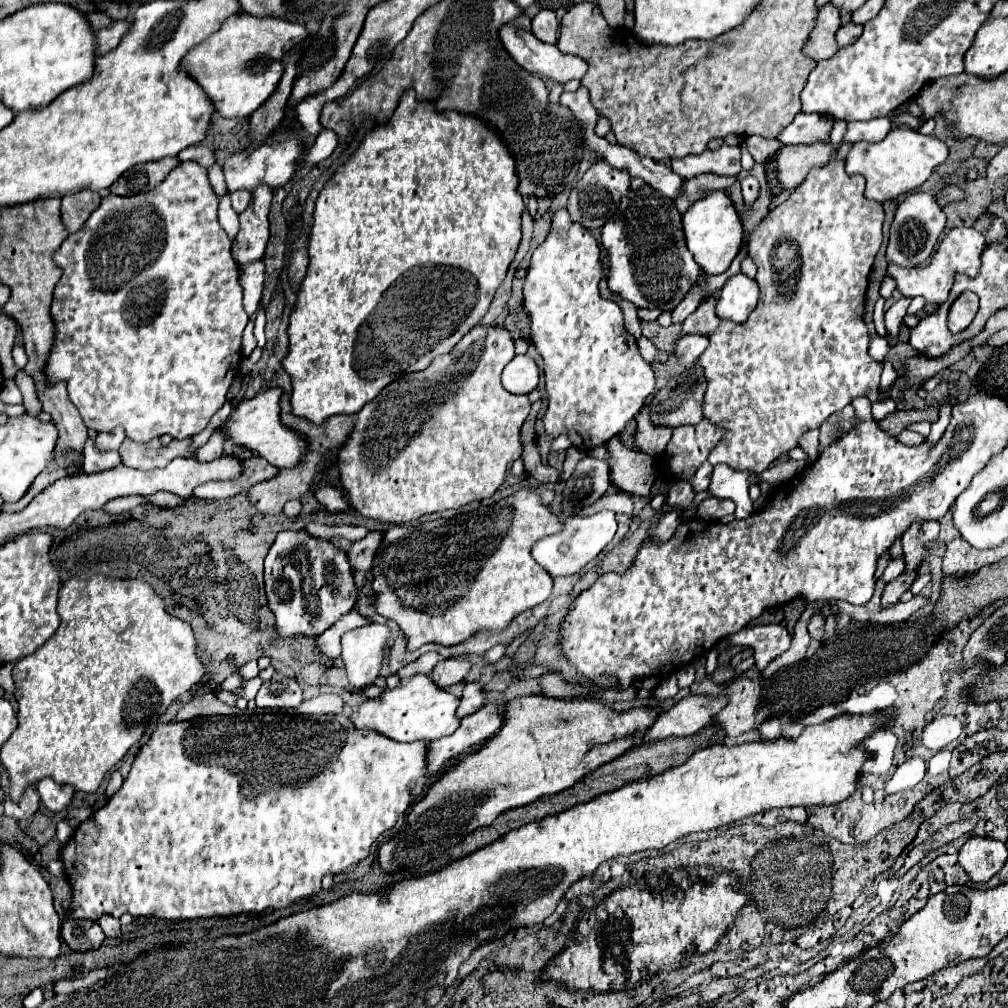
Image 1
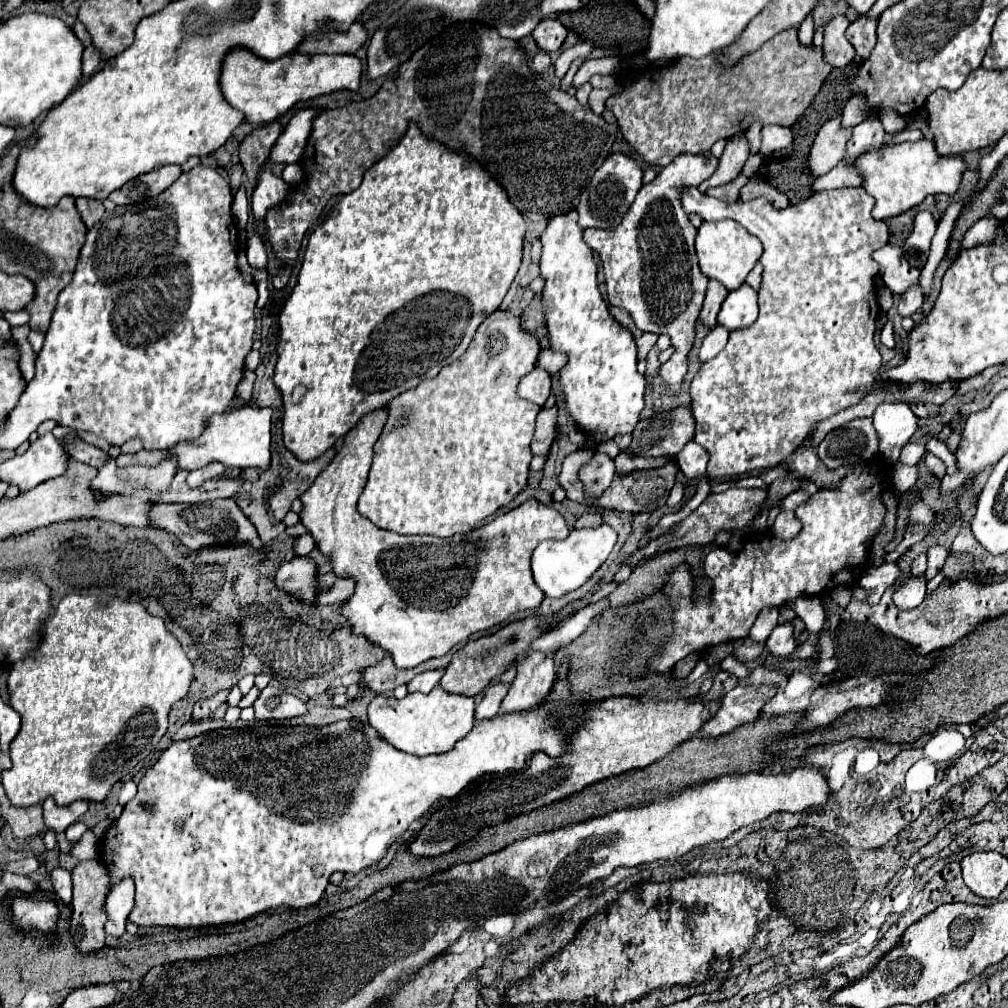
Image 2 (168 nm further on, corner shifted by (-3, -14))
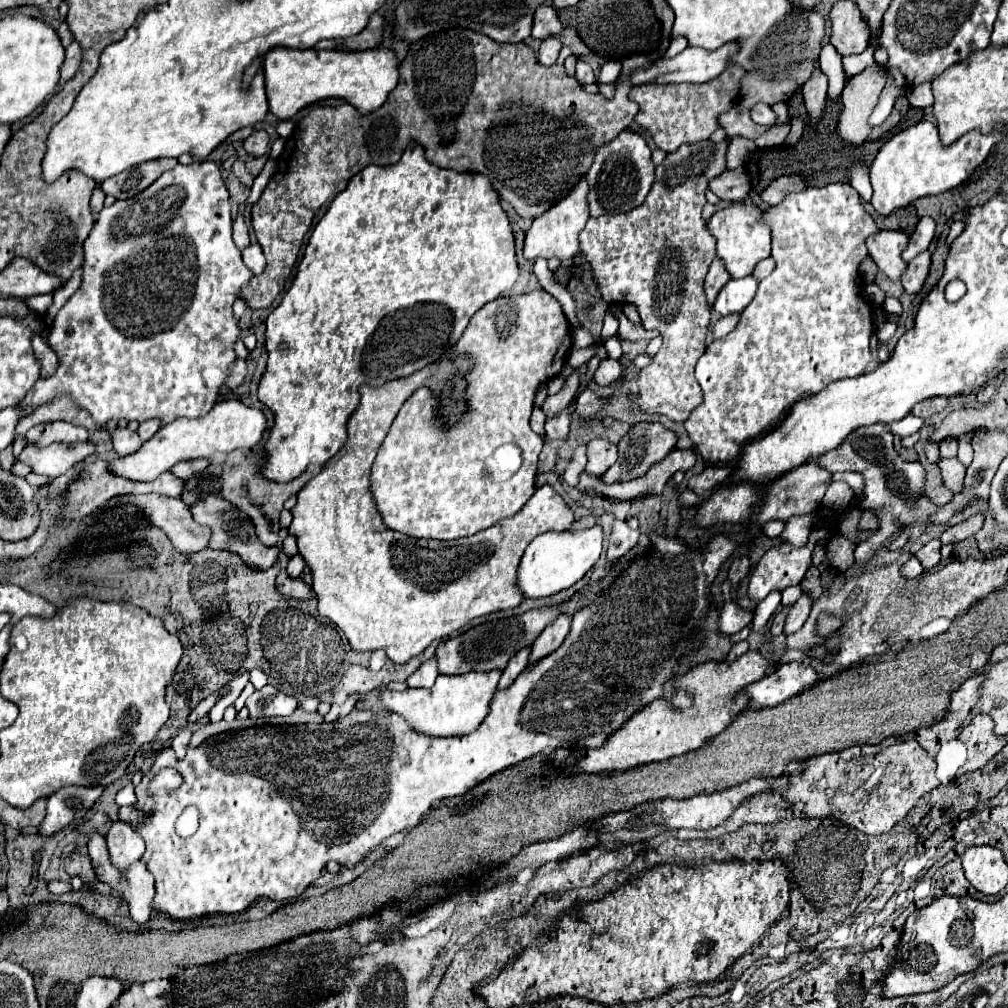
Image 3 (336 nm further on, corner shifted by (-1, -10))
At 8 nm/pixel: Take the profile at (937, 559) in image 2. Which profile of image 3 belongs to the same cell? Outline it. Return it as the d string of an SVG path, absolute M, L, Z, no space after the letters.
M977 512L975 516L971 516L969 520L965 522L959 522L955 526L949 526L941 538L951 538L951 542L961 542L969 536L975 536L981 528L983 528L983 522L985 522L985 516L983 512Z

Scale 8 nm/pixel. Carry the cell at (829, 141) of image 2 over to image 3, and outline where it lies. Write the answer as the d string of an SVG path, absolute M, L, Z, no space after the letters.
M873 64L853 76L841 96L843 110L839 112L839 126L837 132L843 140L851 144L861 144L867 140L873 126L869 124L869 116L879 102L879 94L885 86L887 72Z

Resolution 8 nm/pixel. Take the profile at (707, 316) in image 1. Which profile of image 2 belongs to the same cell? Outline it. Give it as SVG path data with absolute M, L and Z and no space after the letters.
M709 280L707 296L705 296L705 302L703 302L703 308L701 308L701 314L699 314L699 322L705 324L709 330L713 330L717 326L717 314L721 310L723 300L727 298L727 294L729 292L719 282Z

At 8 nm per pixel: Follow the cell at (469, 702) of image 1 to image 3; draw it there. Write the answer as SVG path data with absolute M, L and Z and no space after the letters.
M525 646L525 648L521 648L513 658L511 658L511 662L507 664L507 668L503 670L503 676L501 676L501 680L499 680L499 690L501 688L507 688L525 668L527 668L527 664L529 664L529 654L531 654L531 646Z

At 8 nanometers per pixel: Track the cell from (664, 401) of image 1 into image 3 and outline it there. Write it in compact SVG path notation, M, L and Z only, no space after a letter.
M657 422L631 426L619 440L619 460L601 476L601 480L605 484L613 484L643 476L653 464L661 462L675 448L675 442L677 436Z

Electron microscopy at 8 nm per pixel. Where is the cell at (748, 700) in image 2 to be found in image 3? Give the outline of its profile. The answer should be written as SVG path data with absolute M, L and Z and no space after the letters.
M789 662L777 668L773 674L761 678L759 682L753 682L753 686L747 686L747 696L751 700L751 708L757 710L781 704L817 682L819 674L811 666Z

